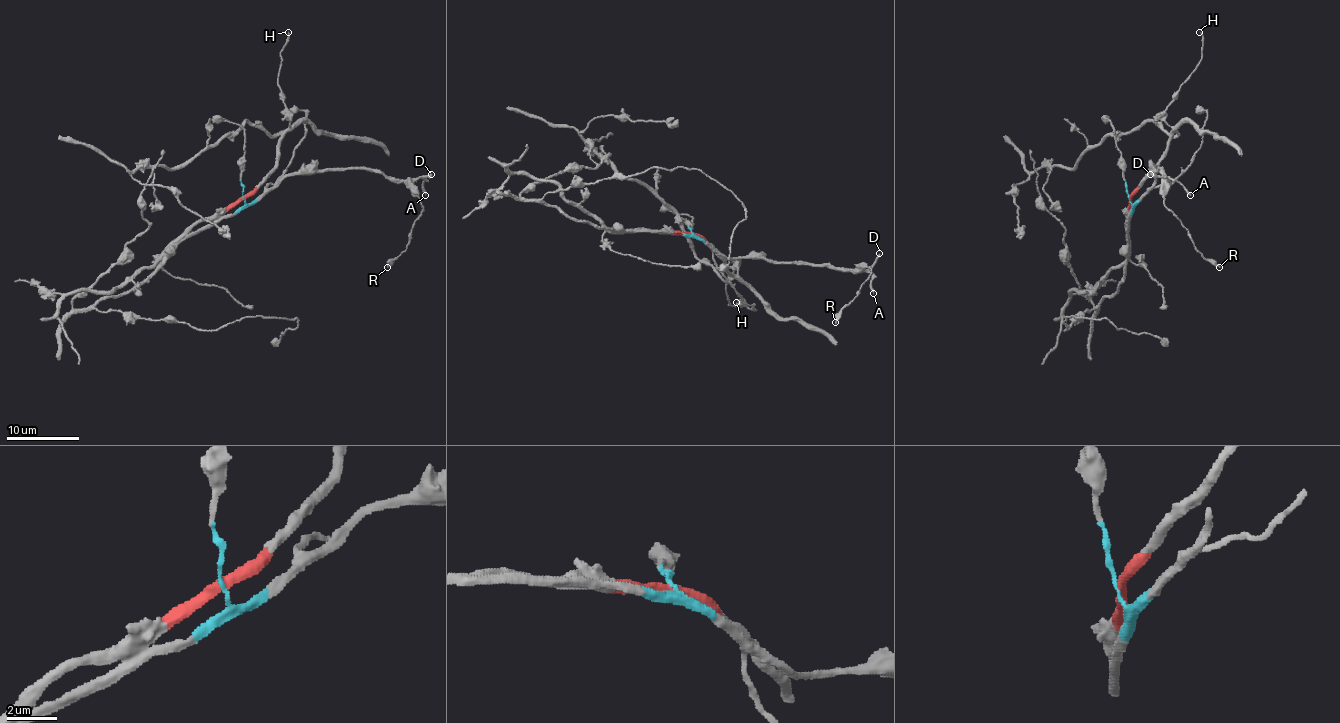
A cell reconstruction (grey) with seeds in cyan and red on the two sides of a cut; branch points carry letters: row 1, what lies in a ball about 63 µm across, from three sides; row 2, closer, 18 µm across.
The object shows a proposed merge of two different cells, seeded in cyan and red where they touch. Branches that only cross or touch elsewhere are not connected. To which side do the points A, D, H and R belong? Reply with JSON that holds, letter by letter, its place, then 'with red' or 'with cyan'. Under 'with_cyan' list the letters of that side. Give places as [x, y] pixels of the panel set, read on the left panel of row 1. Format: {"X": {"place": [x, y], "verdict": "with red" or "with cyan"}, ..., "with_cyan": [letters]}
{"A": {"place": [425, 195], "verdict": "with cyan"}, "D": {"place": [431, 174], "verdict": "with cyan"}, "H": {"place": [288, 32], "verdict": "with red"}, "R": {"place": [387, 267], "verdict": "with cyan"}, "with_cyan": ["A", "D", "R"]}

